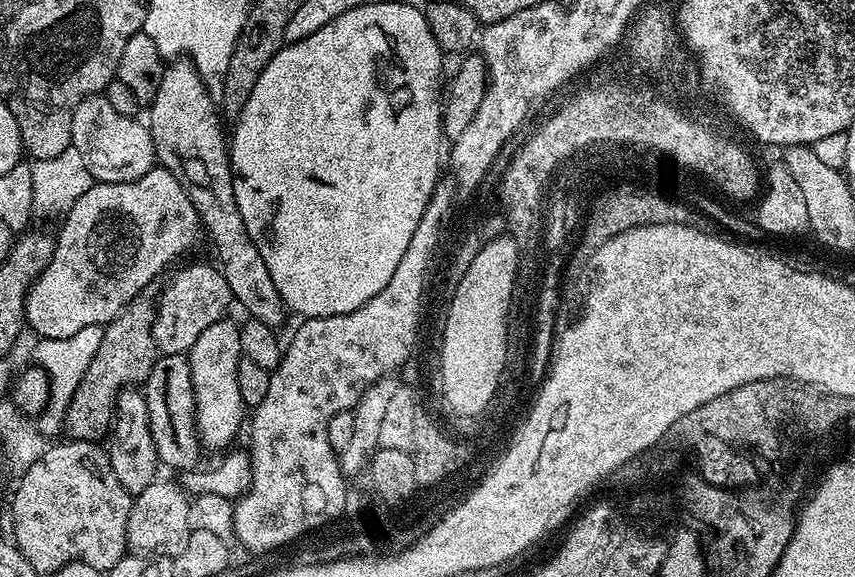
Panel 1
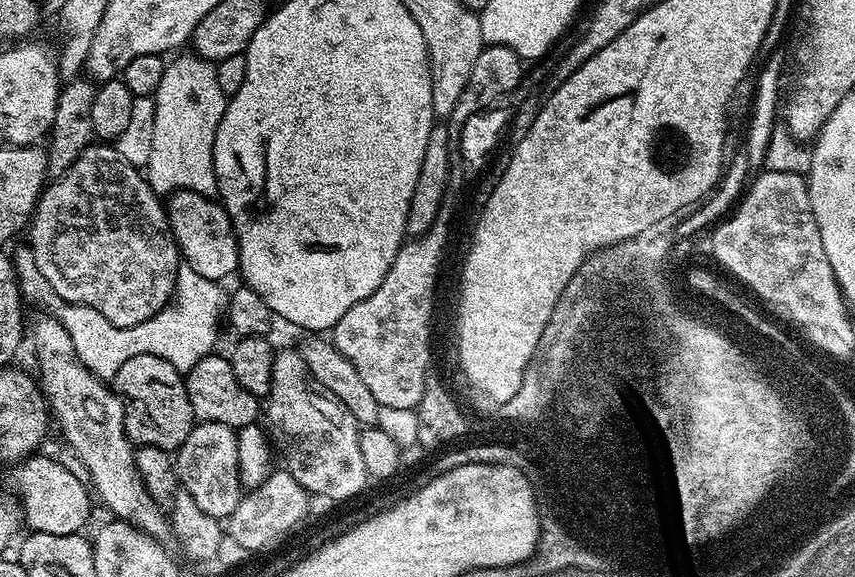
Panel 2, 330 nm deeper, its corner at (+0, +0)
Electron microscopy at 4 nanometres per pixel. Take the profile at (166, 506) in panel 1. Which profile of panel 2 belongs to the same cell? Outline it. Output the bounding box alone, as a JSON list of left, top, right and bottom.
[174,422,242,522]

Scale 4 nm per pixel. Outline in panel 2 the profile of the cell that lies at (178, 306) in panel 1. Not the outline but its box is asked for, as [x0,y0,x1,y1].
[30,142,182,328]

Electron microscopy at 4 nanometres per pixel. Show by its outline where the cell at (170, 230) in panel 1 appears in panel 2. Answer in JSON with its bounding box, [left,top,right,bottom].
[166,190,240,282]

